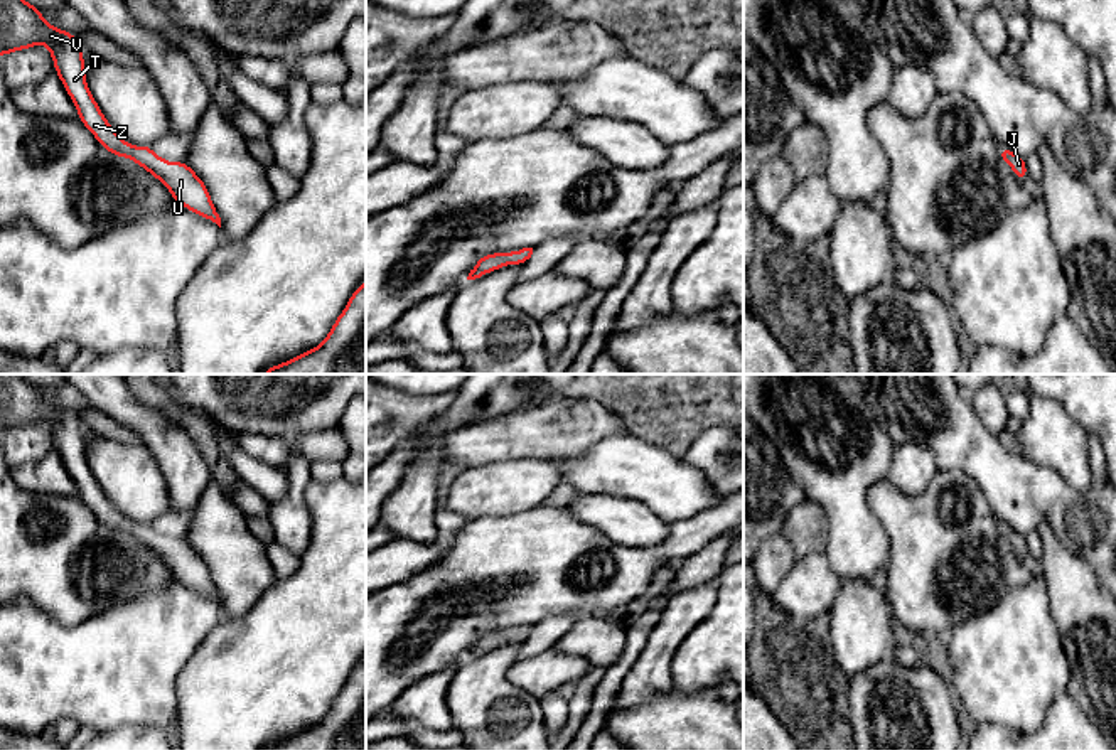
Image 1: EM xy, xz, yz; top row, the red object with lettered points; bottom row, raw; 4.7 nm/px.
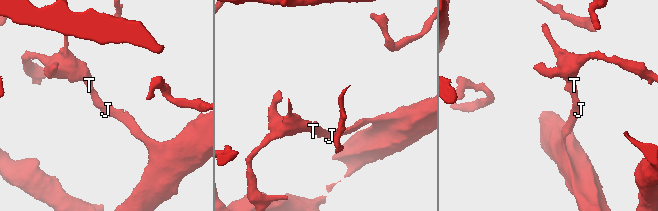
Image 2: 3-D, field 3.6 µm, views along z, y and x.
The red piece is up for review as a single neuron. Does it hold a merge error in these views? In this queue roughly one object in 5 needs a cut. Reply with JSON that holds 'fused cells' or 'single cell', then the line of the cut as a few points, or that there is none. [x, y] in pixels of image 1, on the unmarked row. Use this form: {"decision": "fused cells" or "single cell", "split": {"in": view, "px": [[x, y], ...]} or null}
{"decision": "single cell", "split": null}

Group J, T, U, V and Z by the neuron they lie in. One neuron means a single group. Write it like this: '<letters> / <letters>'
J T U V Z

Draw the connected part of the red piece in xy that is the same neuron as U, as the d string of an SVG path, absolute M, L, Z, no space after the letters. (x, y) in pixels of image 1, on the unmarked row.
M0 374L0 431L46 421L54 438L56 452L74 479L81 501L111 533L125 534L158 556L174 578L221 605L221 595L211 578L206 561L185 539L167 539L152 524L133 524L106 499L86 462L84 426L76 413L49 403L40 388L22 374Z

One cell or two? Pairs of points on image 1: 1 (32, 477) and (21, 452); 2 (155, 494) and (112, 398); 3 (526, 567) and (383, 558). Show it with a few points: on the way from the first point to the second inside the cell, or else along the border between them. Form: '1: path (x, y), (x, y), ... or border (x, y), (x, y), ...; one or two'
1: border (54, 450), (26, 460), (17, 467); two
2: border (144, 442), (166, 477); two
3: border (450, 536), (449, 546), (432, 563), (398, 580); two

